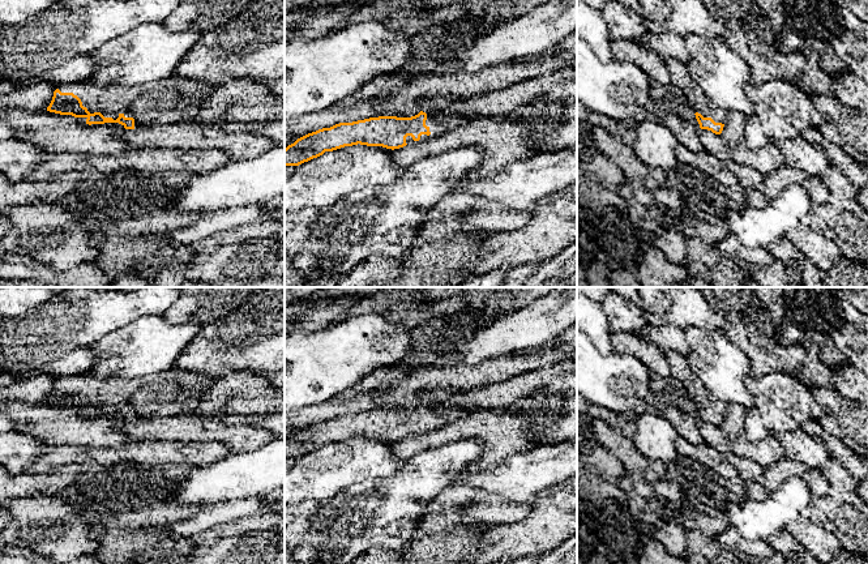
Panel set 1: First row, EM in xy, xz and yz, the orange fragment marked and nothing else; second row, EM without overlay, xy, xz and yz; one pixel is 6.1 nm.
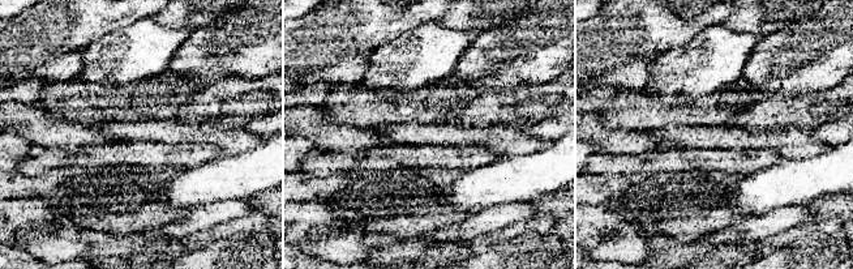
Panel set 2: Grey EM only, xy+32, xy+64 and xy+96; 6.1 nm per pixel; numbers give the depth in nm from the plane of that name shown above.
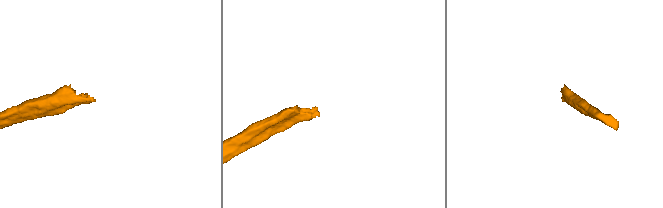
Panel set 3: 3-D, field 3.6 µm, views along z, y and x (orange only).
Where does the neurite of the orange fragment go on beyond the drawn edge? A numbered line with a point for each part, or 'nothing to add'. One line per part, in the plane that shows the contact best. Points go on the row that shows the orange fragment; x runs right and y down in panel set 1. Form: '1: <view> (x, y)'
1: xy (175, 99)

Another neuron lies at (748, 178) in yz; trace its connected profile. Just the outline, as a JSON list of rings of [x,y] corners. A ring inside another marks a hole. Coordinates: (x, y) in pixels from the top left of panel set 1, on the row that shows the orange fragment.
[[[700,129],[698,138],[702,144],[704,150],[719,159],[726,166],[726,168],[737,179],[740,191],[765,191],[764,175],[752,166],[737,163],[732,158],[732,154],[721,134],[715,134],[707,129]]]

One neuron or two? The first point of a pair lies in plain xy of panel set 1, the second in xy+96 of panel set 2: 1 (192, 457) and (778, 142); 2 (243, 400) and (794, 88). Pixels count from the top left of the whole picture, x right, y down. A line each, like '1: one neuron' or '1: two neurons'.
1: two neurons
2: two neurons

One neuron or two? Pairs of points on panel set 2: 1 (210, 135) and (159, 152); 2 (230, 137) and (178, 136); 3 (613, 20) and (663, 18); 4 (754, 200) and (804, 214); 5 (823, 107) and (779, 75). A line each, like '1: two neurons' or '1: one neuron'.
1: two neurons
2: one neuron
3: one neuron
4: two neurons
5: two neurons

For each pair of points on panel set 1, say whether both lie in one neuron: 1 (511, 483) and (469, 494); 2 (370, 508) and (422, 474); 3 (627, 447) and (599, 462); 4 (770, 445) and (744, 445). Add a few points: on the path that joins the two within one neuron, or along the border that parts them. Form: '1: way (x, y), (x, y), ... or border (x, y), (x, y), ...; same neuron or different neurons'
1: border (452, 485), (467, 483), (511, 500); different neurons
2: way (388, 515), (403, 515), (419, 492); same neuron
3: border (597, 443), (606, 447), (619, 460), (627, 473); different neurons
4: way (764, 447), (751, 447); same neuron

